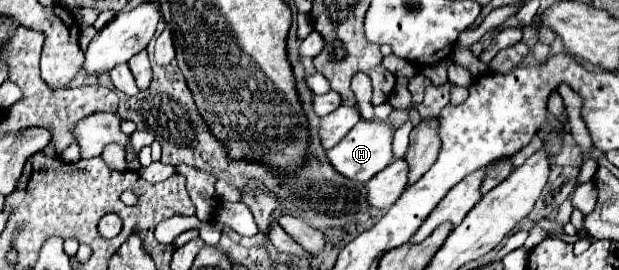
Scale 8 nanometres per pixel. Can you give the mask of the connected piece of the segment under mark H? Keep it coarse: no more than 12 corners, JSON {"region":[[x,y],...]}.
{"region":[[362,119],[328,151],[338,173],[370,181],[392,159],[396,127]]}

